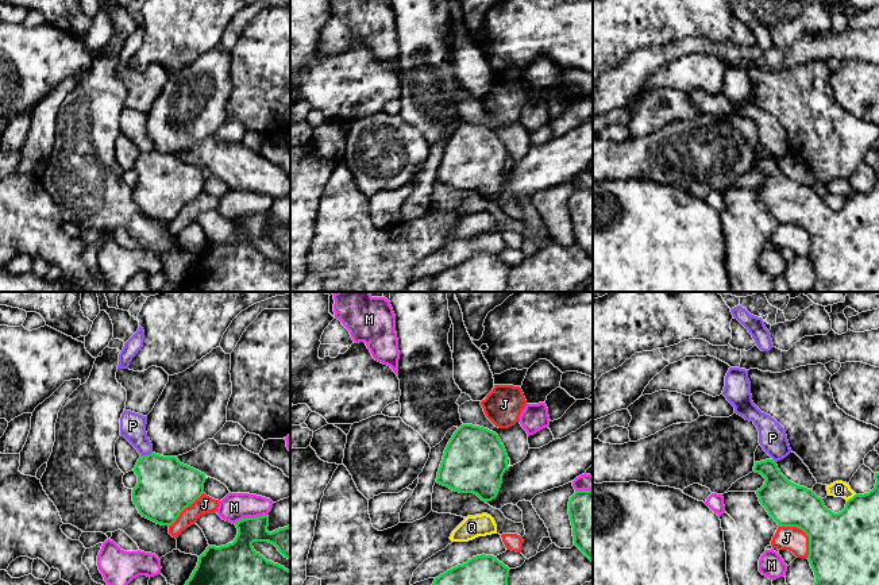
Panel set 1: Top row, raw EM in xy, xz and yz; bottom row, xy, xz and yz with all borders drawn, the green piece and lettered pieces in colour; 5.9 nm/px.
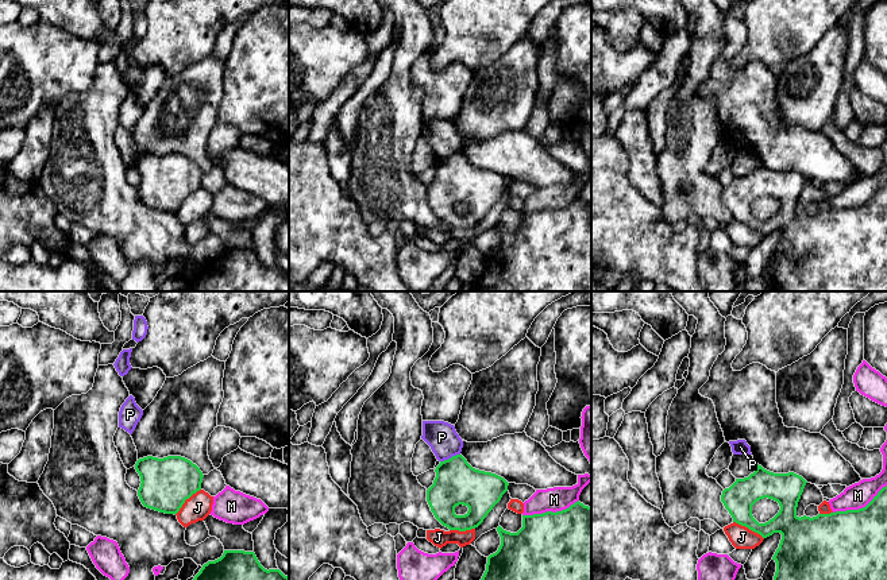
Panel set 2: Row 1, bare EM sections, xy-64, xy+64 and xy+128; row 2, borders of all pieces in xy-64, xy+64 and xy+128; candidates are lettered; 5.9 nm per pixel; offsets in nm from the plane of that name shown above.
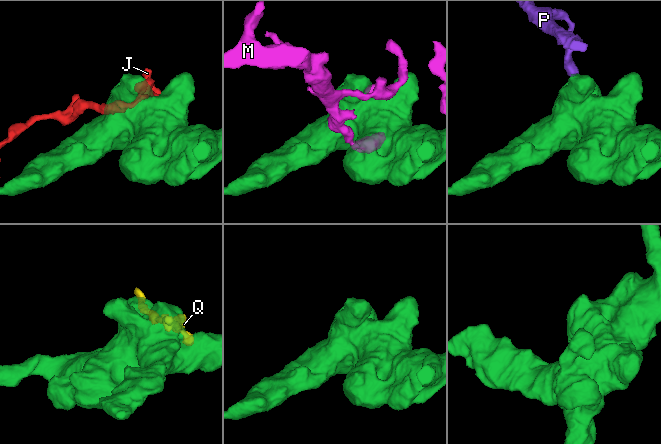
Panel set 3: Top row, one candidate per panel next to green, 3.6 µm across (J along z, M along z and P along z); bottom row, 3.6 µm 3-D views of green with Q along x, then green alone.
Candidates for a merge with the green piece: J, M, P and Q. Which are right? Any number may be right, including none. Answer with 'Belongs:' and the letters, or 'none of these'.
Belongs: none of these

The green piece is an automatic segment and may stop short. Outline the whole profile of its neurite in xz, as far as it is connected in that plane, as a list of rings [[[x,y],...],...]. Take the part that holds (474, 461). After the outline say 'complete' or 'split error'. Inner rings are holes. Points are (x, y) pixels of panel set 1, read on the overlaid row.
[[[462,424],[444,450],[436,482],[459,493],[474,493],[487,503],[500,492],[506,461],[506,450],[496,432]]]; complete

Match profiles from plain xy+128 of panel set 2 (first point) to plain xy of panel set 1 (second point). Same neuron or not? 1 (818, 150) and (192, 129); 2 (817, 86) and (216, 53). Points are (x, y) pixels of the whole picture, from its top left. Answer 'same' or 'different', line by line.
1: different
2: same

